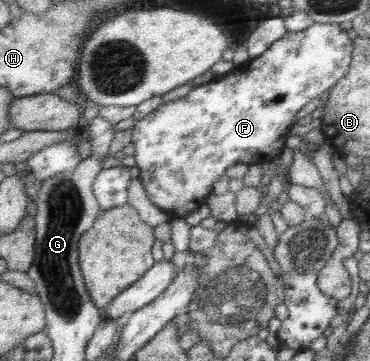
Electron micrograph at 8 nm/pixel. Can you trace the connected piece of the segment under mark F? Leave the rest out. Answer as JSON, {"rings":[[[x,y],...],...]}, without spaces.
{"rings":[[[314,22],[305,30],[299,32],[286,32],[279,40],[272,42],[269,48],[257,58],[249,59],[246,62],[234,66],[232,70],[223,76],[217,76],[206,84],[193,87],[183,98],[161,103],[155,110],[151,110],[141,120],[135,121],[131,133],[131,143],[133,144],[135,167],[139,168],[139,181],[143,184],[143,191],[148,195],[151,204],[157,206],[162,212],[167,212],[171,218],[185,218],[195,211],[200,205],[205,204],[205,200],[212,194],[213,183],[225,173],[227,168],[243,163],[246,165],[256,165],[258,163],[271,162],[274,157],[280,156],[281,149],[285,147],[285,138],[289,135],[289,130],[294,124],[295,115],[303,108],[311,98],[318,97],[321,92],[332,87],[346,72],[351,60],[351,39],[347,33],[339,28],[338,24],[321,24]]]}

